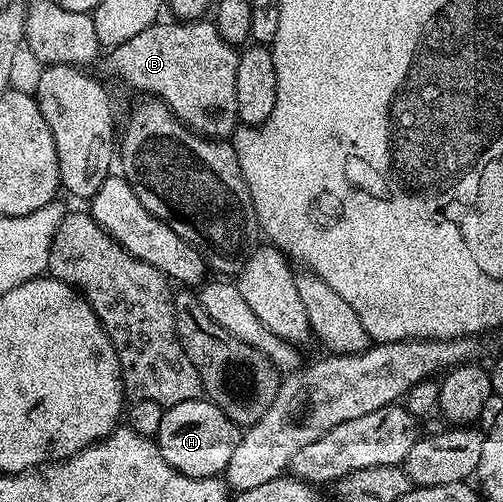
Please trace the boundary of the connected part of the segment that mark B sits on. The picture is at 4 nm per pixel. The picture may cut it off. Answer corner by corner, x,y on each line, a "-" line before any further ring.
157,21
152,24
151,27
145,29
142,33
138,33
138,37
130,37
130,41
126,41
122,45
111,48
110,55
112,55
112,67
129,83
132,87
137,87
138,90
144,91
145,96
155,97
160,102
165,103
168,106
172,114
180,120
181,123
185,123
191,131
196,132
198,135
203,135
210,139
217,141
224,141
229,138
235,132
238,126
238,120
236,117
236,94
234,93
234,84
236,84
238,78
238,61
240,56
237,48
232,47
225,41
223,37
218,33
215,22
208,21
171,21
172,23
164,23
165,21

